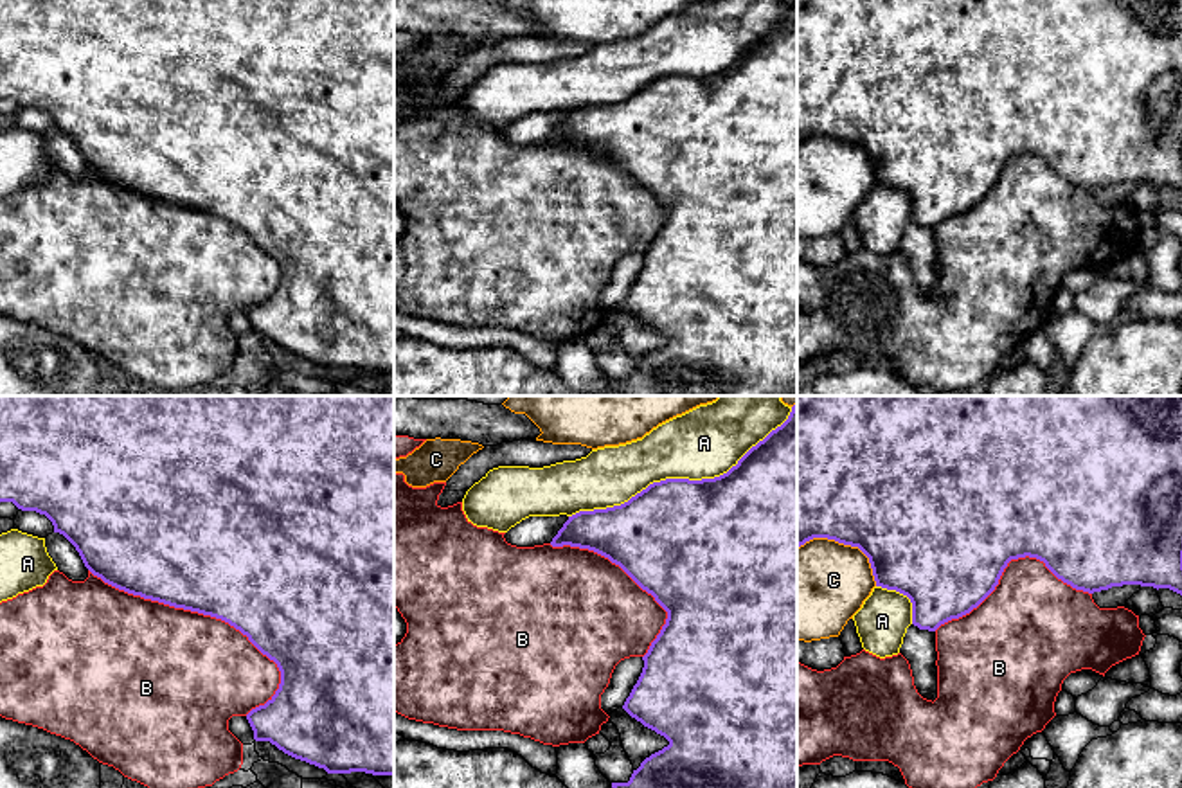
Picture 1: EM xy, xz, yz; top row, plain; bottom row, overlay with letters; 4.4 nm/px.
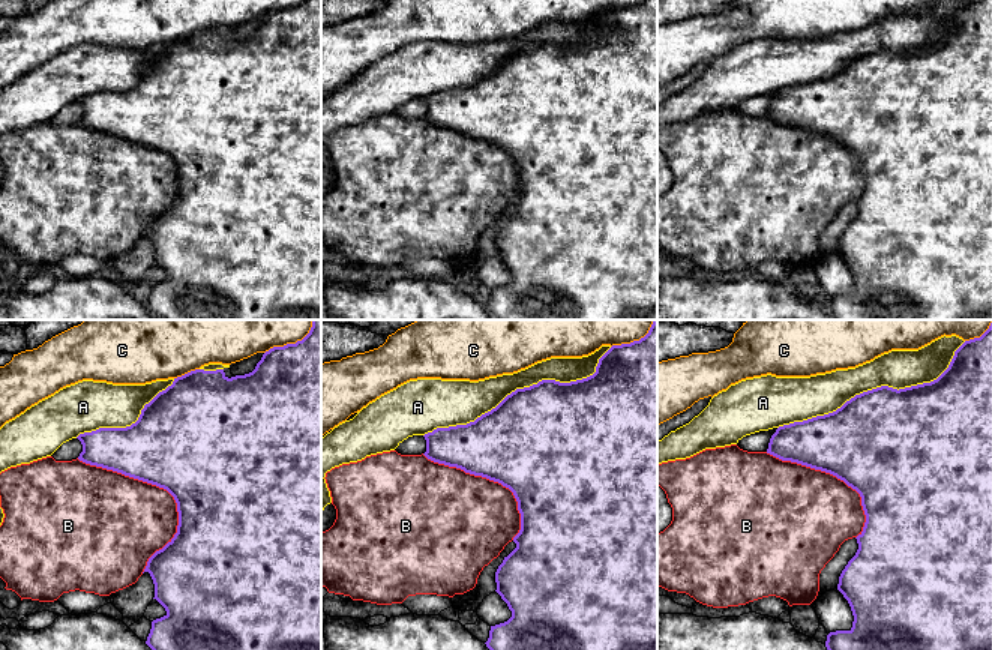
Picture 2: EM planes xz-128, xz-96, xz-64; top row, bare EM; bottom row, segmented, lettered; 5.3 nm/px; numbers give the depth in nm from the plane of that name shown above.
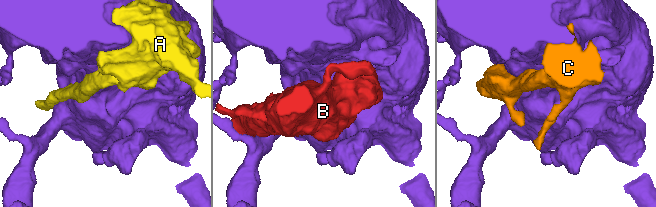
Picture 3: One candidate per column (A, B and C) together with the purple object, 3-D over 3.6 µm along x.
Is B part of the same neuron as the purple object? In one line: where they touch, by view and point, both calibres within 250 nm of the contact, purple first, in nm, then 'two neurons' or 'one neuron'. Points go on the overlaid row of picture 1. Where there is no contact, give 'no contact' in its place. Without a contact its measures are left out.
xy (195, 610) | 500/480 nm | one neuron

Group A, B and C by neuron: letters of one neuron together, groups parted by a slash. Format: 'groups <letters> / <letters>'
groups A / B / C

